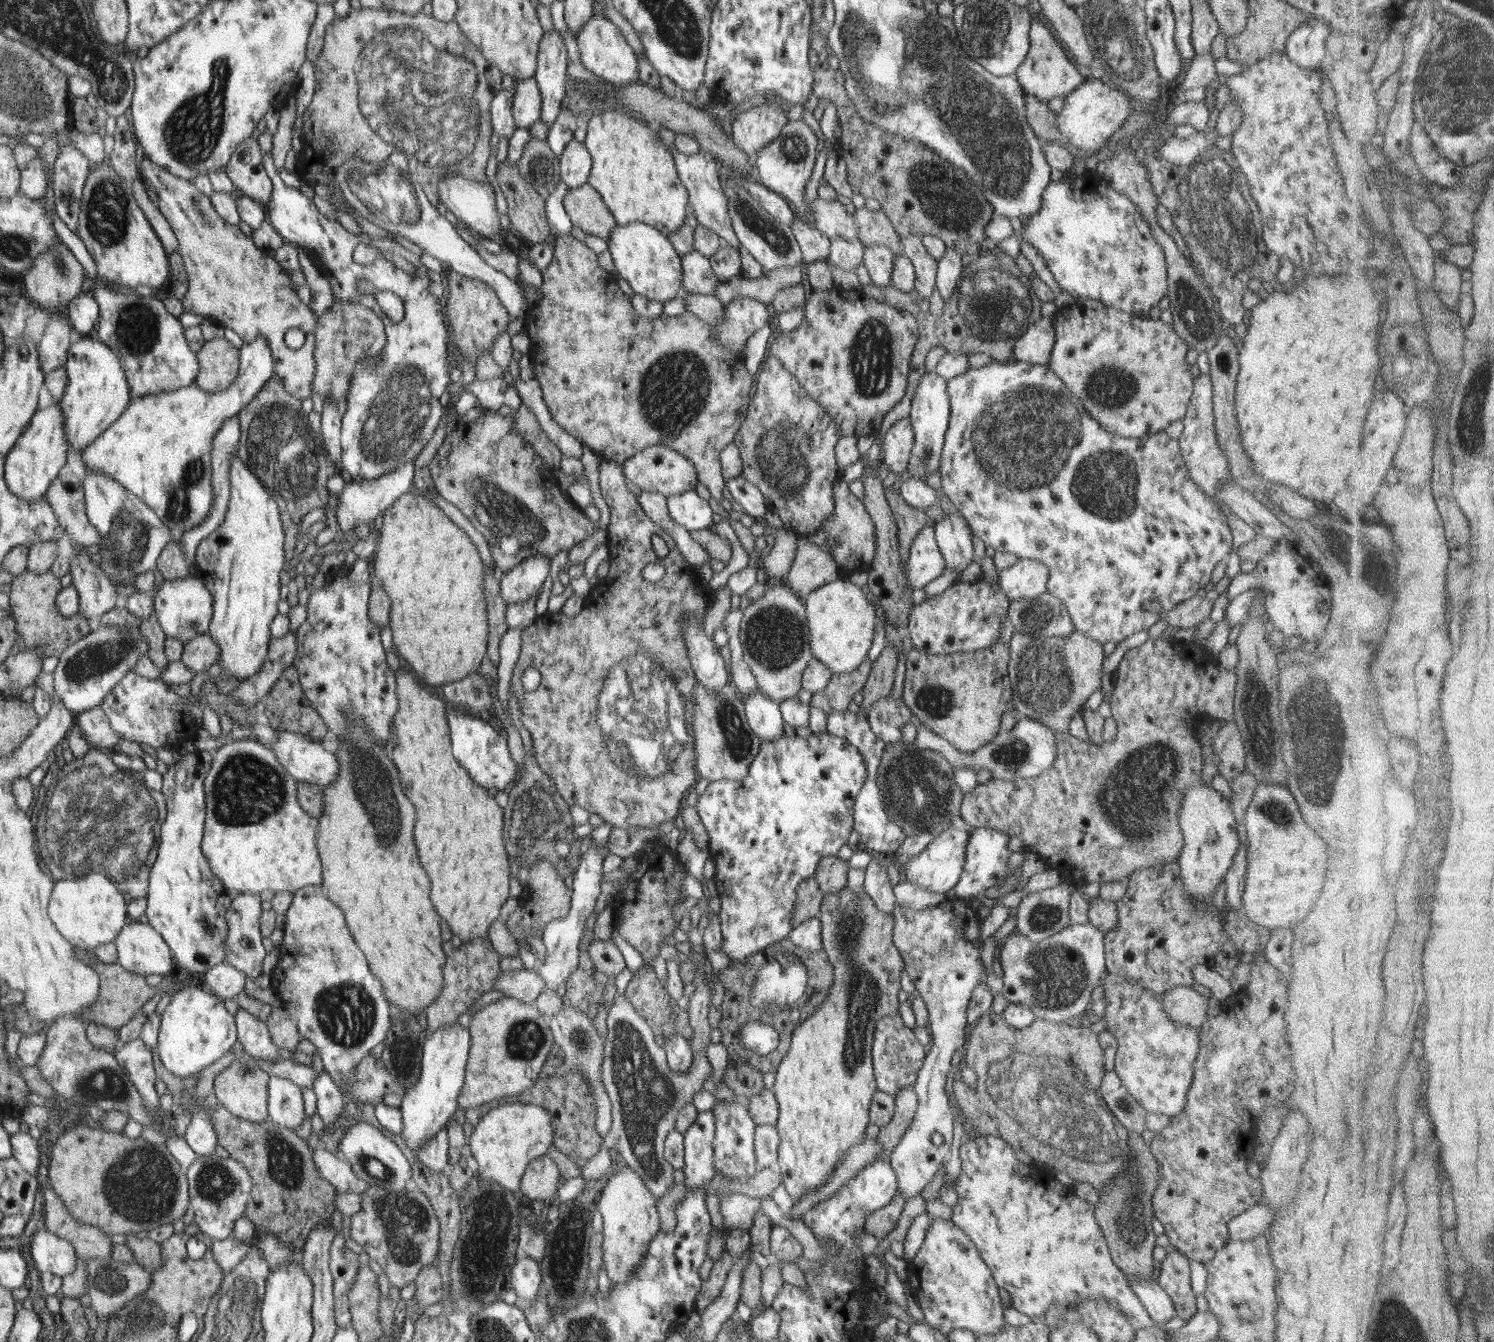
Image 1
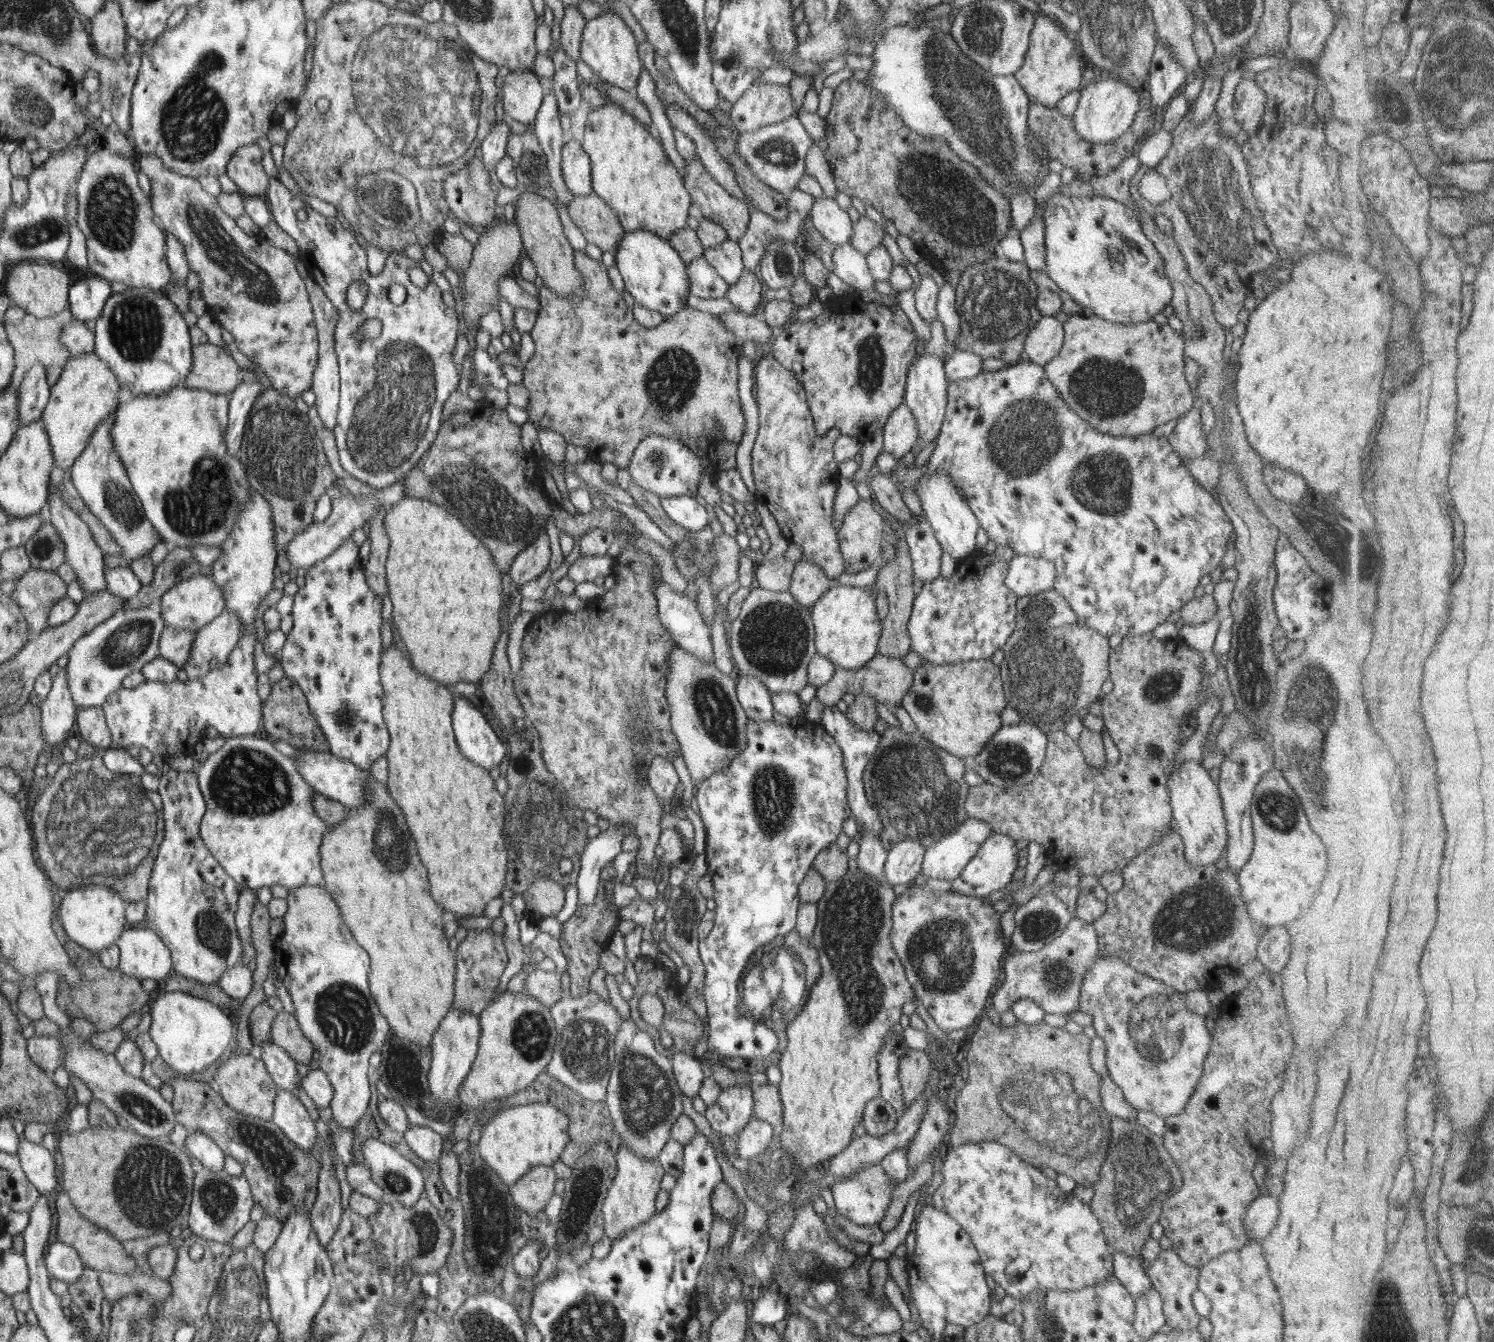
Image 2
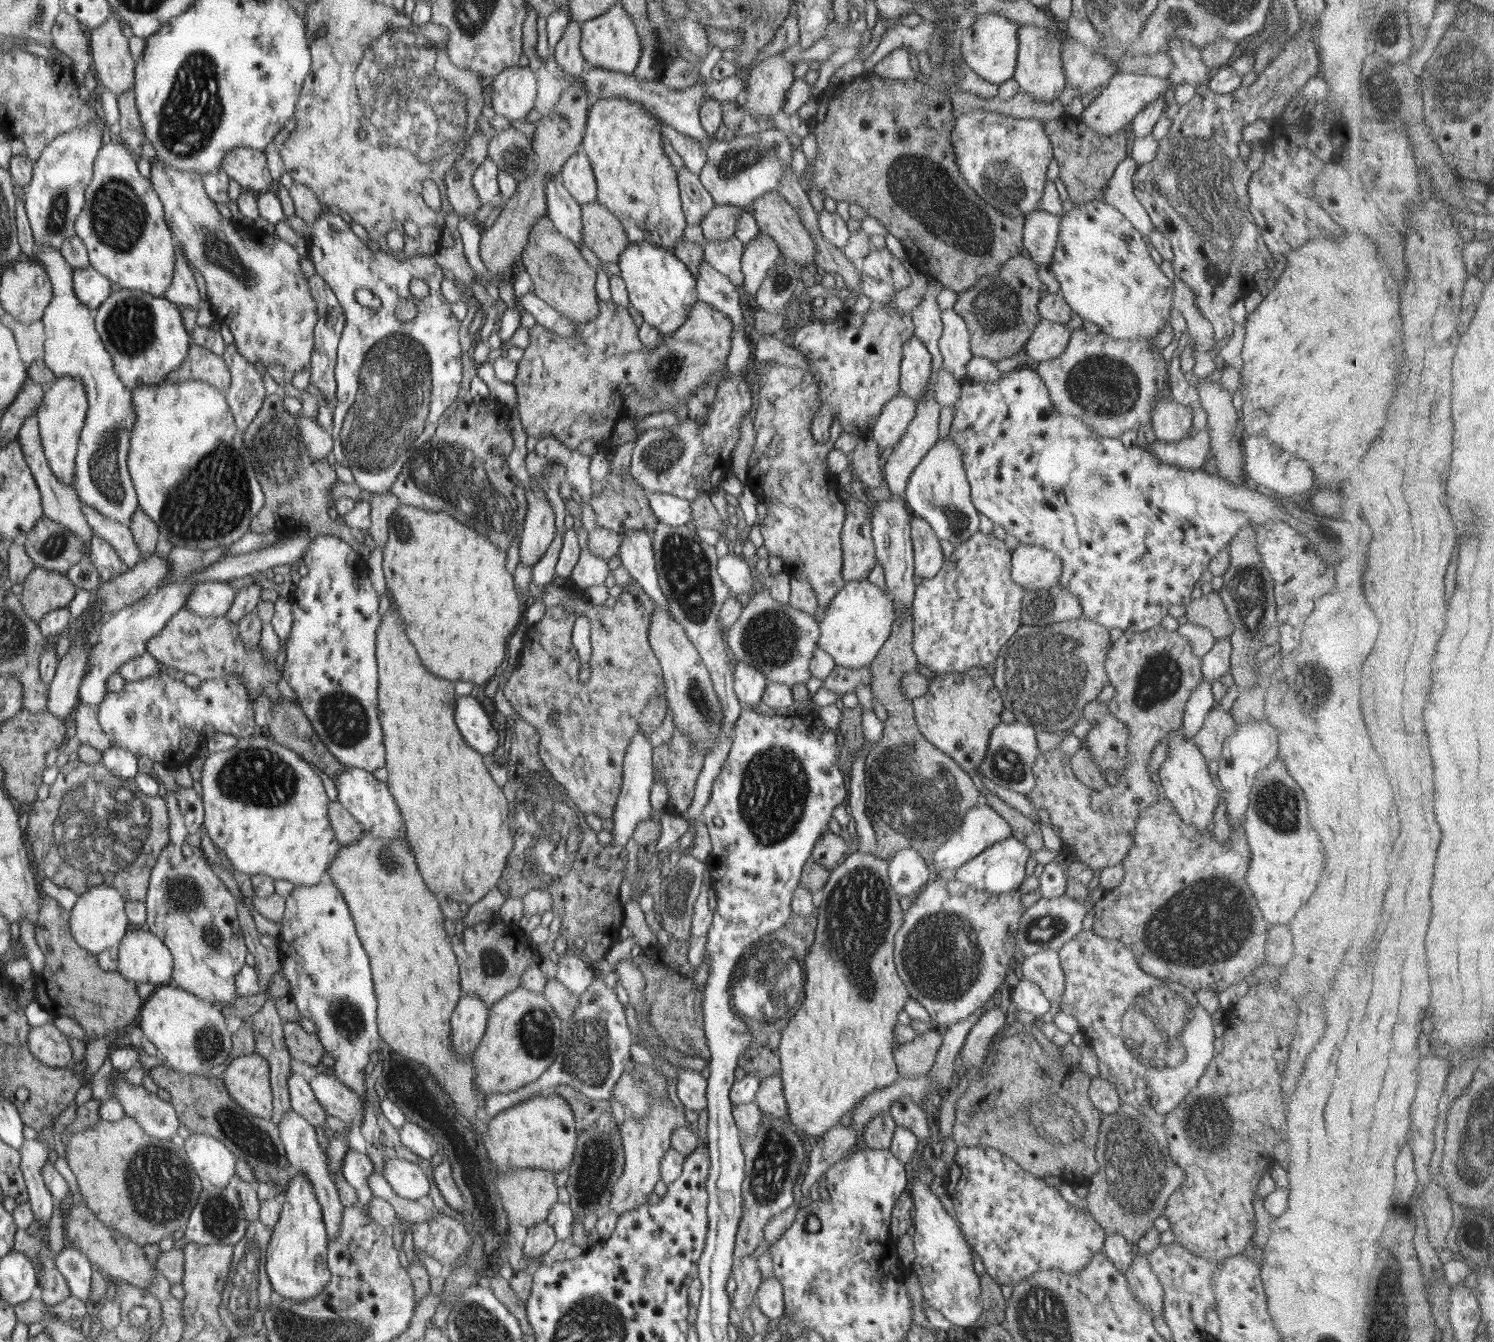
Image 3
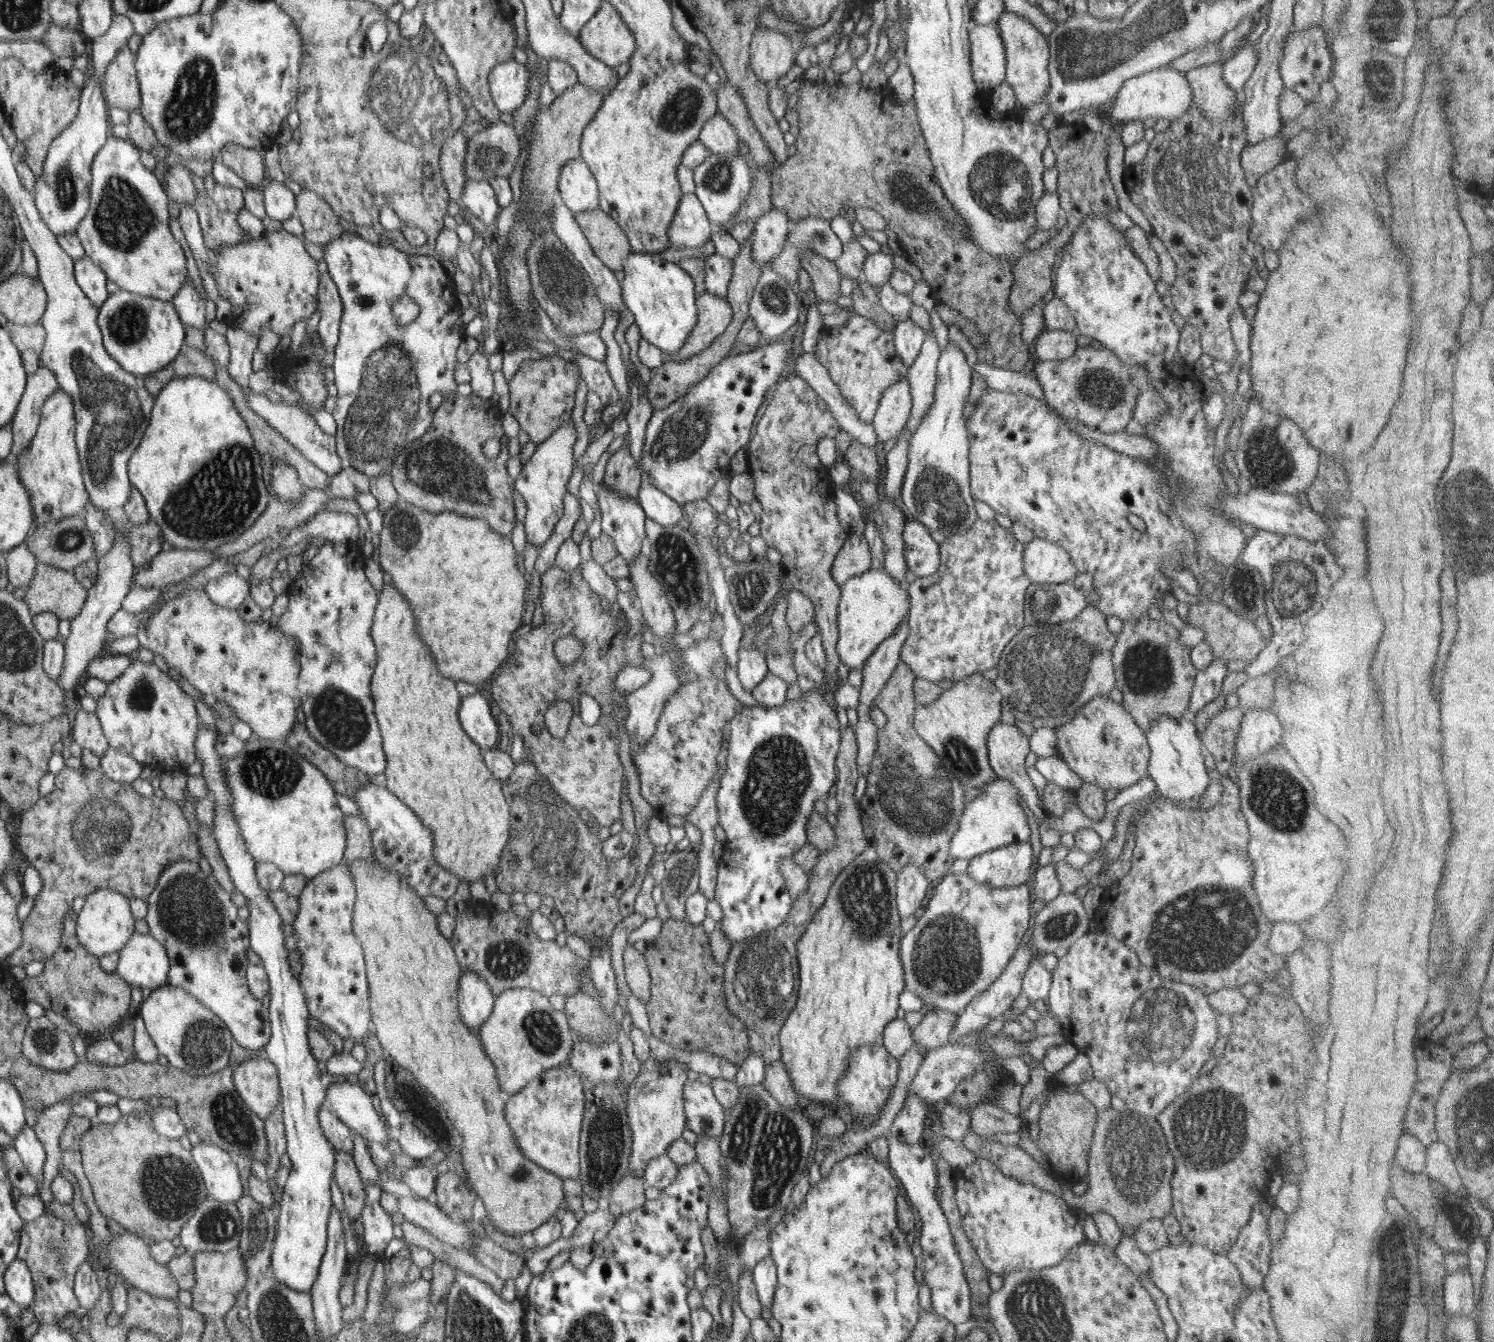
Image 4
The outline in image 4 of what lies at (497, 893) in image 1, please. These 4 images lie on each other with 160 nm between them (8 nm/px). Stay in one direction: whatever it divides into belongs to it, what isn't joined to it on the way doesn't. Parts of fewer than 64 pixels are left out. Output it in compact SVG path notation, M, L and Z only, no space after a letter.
M383 585L380 591L380 610L375 610L376 626L371 637L380 646L380 666L375 666L376 678L371 678L371 694L376 694L376 712L380 714L380 730L384 730L383 749L387 758L385 775L387 789L432 829L434 858L440 867L454 872L461 881L474 883L493 875L500 856L510 838L510 808L502 794L502 782L494 778L482 762L480 748L464 734L458 722L460 696L454 680L440 676L430 650L416 636L412 608L393 585Z

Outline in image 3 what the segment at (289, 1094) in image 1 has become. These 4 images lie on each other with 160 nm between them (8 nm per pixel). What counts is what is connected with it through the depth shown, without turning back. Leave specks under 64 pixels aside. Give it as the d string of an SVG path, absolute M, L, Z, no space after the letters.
M293 1108L283 1114L278 1127L284 1146L286 1146L286 1155L290 1166L294 1171L301 1172L310 1181L322 1209L327 1235L330 1239L335 1239L341 1227L341 1214L344 1206L339 1199L338 1189L333 1179L330 1178L329 1170L327 1169L327 1158L322 1152L322 1148L320 1148L315 1128Z

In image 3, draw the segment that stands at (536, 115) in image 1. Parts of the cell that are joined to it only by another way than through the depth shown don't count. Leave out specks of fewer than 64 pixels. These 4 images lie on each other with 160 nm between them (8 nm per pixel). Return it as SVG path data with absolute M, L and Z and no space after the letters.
M510 66L489 79L493 85L492 108L509 120L526 118L536 102L536 78L530 67Z

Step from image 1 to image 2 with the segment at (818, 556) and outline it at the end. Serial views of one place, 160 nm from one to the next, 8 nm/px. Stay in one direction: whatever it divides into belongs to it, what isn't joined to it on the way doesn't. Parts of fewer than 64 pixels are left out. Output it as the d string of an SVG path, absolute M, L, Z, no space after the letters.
M804 559L795 564L789 591L796 602L810 609L832 585L823 568Z

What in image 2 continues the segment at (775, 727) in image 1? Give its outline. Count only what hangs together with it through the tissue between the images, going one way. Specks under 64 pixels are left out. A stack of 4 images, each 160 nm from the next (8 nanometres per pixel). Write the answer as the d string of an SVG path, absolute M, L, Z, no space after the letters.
M736 674L735 680L737 699L747 717L754 722L772 721L775 708L771 701L771 692L760 679L747 674Z

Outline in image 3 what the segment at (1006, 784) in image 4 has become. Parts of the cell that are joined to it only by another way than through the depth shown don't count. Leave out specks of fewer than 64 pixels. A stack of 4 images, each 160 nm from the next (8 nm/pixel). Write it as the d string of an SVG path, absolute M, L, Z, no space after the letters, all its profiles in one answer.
M979 803L976 807L969 809L962 818L960 828L947 842L938 847L931 858L934 862L934 868L956 868L962 867L966 862L972 861L972 858L979 856L984 850L990 848L1006 838L1012 838L1012 830L1008 822L999 816L990 806Z

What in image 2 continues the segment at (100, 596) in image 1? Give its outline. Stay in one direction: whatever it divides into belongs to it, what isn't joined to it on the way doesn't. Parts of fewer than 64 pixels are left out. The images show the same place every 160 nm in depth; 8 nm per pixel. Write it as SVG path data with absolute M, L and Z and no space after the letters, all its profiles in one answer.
M53 483L50 485L50 497L52 499L52 503L50 503L51 522L58 530L60 538L64 541L65 562L73 568L78 584L82 587L84 597L88 598L95 592L107 590L104 566L105 562L107 562L107 556L97 545L88 525L68 506L68 503L57 492L55 486Z

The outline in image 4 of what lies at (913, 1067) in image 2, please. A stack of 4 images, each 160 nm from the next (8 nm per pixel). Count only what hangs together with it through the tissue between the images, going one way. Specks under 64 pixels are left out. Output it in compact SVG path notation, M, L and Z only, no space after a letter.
M925 1009L924 1020L912 1030L913 1042L922 1048L924 1056L935 1047L944 1046L949 1042L949 1034L953 1029L958 1013L945 1010Z

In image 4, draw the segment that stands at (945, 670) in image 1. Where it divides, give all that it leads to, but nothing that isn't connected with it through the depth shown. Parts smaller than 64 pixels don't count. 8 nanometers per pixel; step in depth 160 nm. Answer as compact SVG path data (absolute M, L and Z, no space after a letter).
M981 673L971 674L964 680L955 681L949 689L944 689L942 694L927 705L916 705L913 716L913 727L923 741L939 756L939 760L962 783L964 789L982 789L989 782L997 779L996 773L989 765L987 757L988 733L995 724L1000 723L1000 702L1002 694L995 683L986 679Z

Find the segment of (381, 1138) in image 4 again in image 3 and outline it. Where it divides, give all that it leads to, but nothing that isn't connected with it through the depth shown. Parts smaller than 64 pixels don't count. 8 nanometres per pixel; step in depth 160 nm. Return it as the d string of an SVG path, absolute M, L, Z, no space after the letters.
M317 1074L309 1083L323 1110L348 1126L361 1126L364 1099L348 1089L335 1075Z

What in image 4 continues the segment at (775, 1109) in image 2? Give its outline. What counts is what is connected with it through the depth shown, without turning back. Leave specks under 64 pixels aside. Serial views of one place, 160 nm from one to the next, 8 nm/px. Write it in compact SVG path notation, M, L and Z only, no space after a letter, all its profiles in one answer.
M781 1060L766 1065L764 1089L782 1106L793 1109L798 1102L796 1091Z

